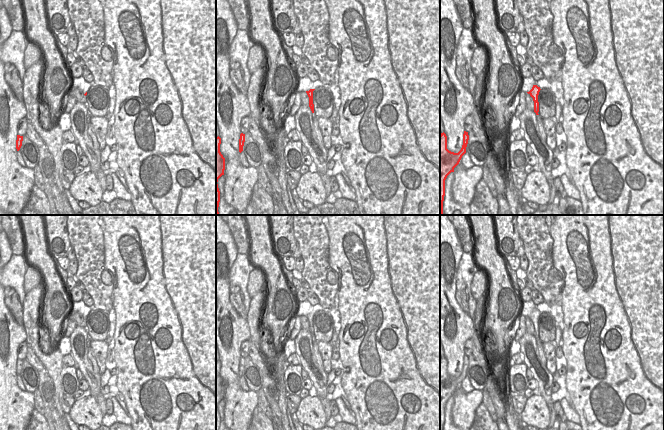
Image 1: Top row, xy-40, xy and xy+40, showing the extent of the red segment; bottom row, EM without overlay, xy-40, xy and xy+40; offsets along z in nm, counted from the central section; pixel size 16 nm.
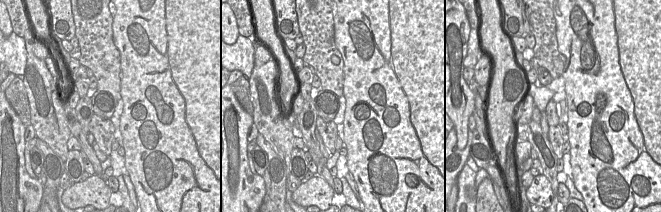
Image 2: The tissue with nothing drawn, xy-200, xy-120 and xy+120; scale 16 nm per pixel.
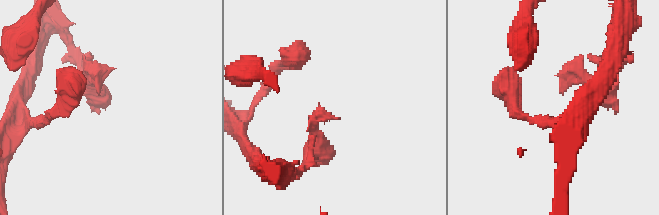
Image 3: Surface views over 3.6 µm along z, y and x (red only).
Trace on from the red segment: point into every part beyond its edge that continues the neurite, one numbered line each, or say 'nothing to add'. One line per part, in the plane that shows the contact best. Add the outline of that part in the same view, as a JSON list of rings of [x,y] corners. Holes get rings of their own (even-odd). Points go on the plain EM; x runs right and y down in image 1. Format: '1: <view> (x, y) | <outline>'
nothing to add

